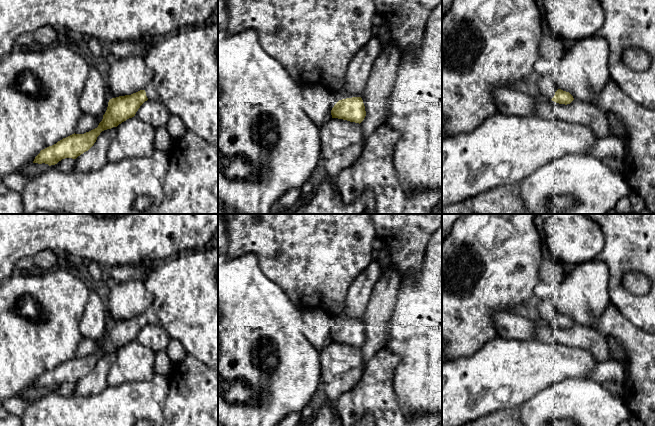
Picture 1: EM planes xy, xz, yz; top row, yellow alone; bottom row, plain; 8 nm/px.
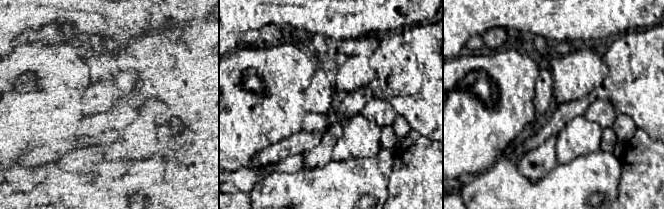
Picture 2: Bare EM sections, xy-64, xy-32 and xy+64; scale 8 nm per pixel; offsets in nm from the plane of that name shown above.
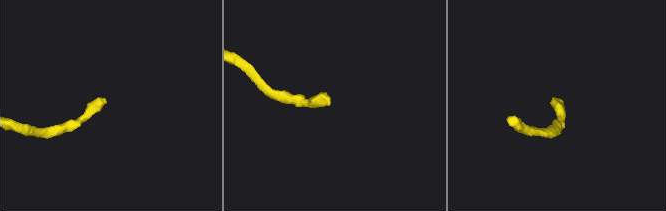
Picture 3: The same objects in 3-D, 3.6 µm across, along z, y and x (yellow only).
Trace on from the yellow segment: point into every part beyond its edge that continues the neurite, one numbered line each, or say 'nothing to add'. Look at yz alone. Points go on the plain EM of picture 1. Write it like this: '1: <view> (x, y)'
1: yz (547, 308)

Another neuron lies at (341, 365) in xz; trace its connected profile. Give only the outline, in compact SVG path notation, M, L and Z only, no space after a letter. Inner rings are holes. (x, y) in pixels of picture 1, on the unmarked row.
M331 342L319 352L319 360L327 399L336 405L339 397L352 390L363 374L361 348Z

